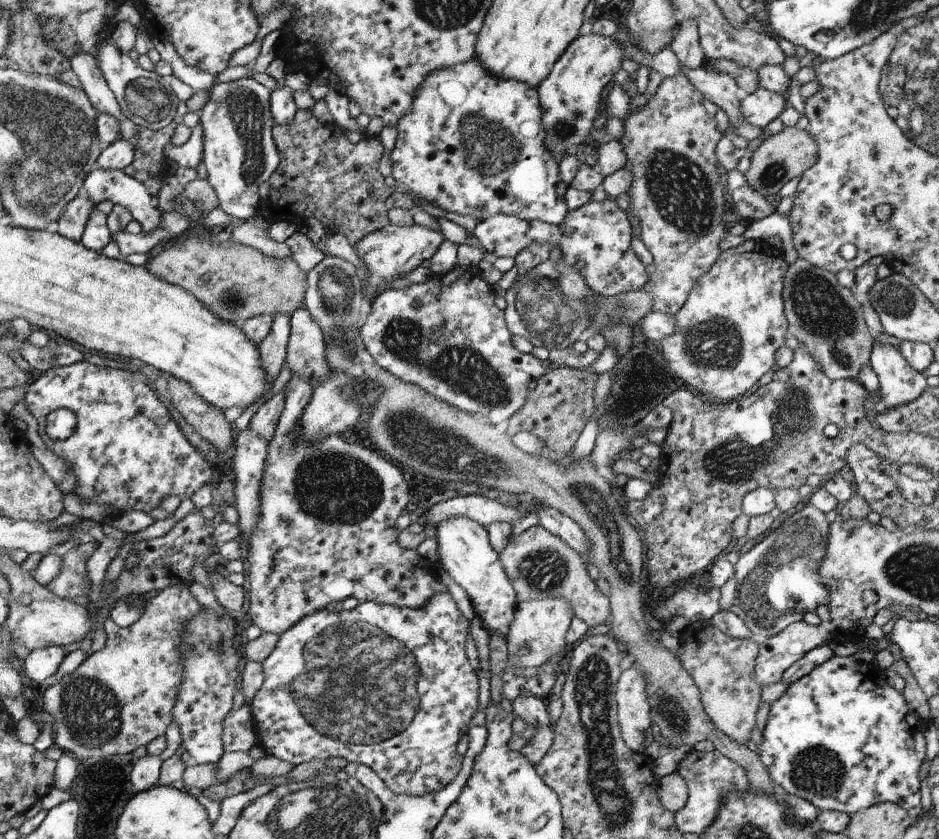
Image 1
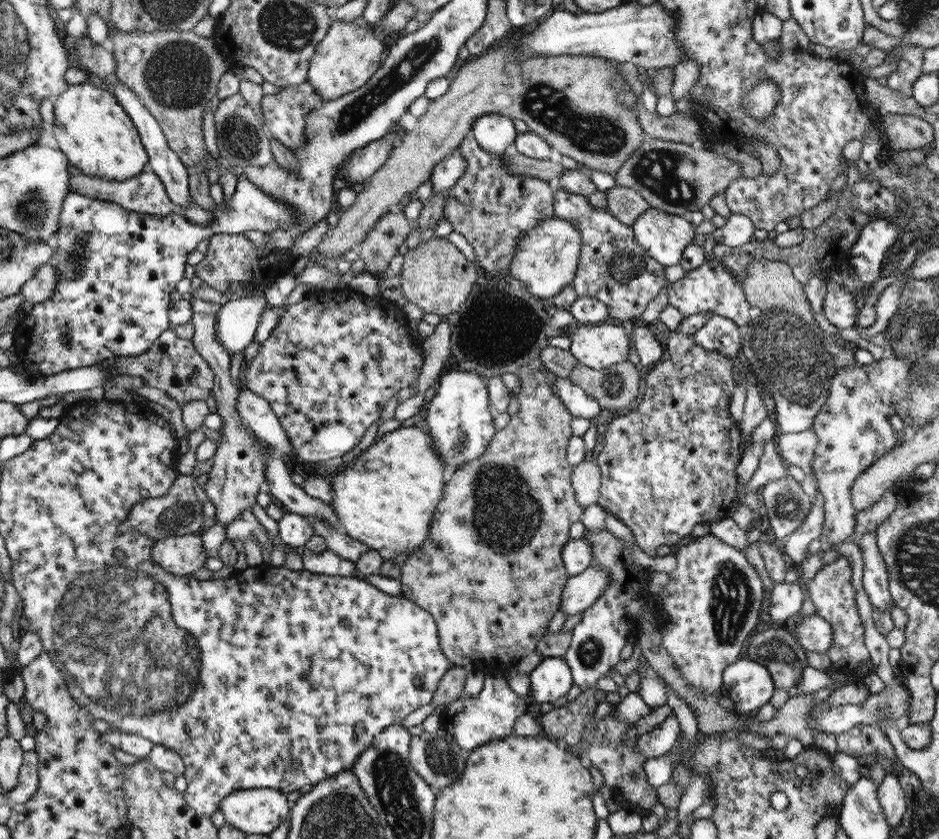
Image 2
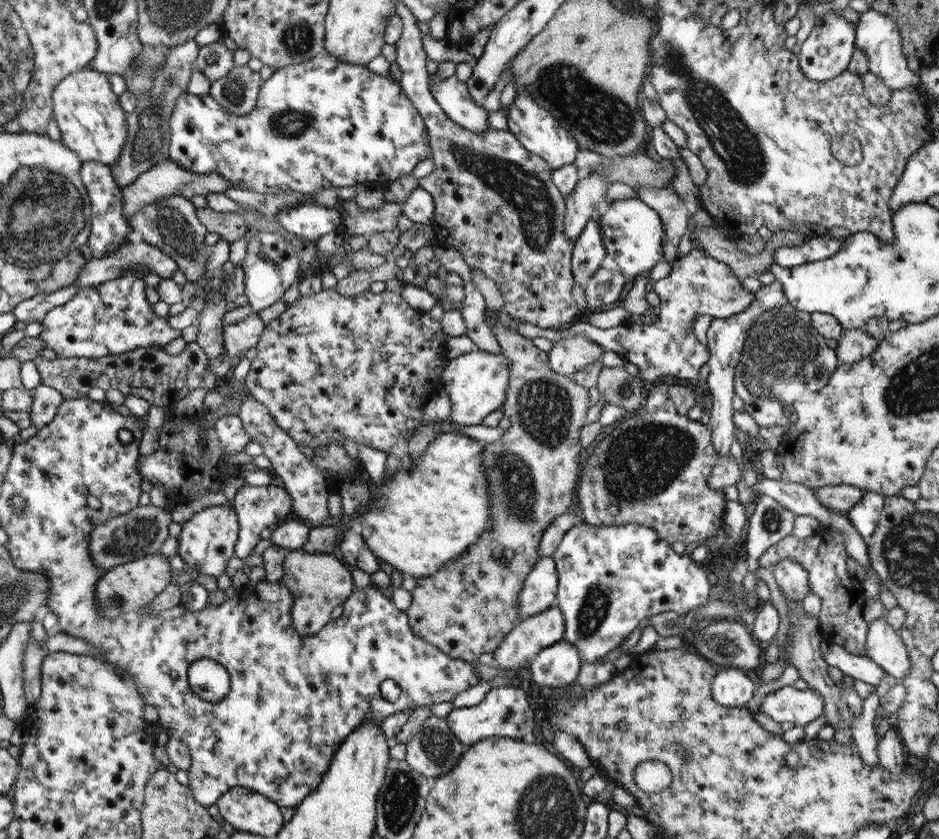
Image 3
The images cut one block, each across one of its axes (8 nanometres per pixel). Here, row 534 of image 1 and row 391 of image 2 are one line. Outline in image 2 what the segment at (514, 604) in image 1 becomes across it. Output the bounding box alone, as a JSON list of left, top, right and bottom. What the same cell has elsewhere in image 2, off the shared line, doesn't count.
[427,371,497,472]

